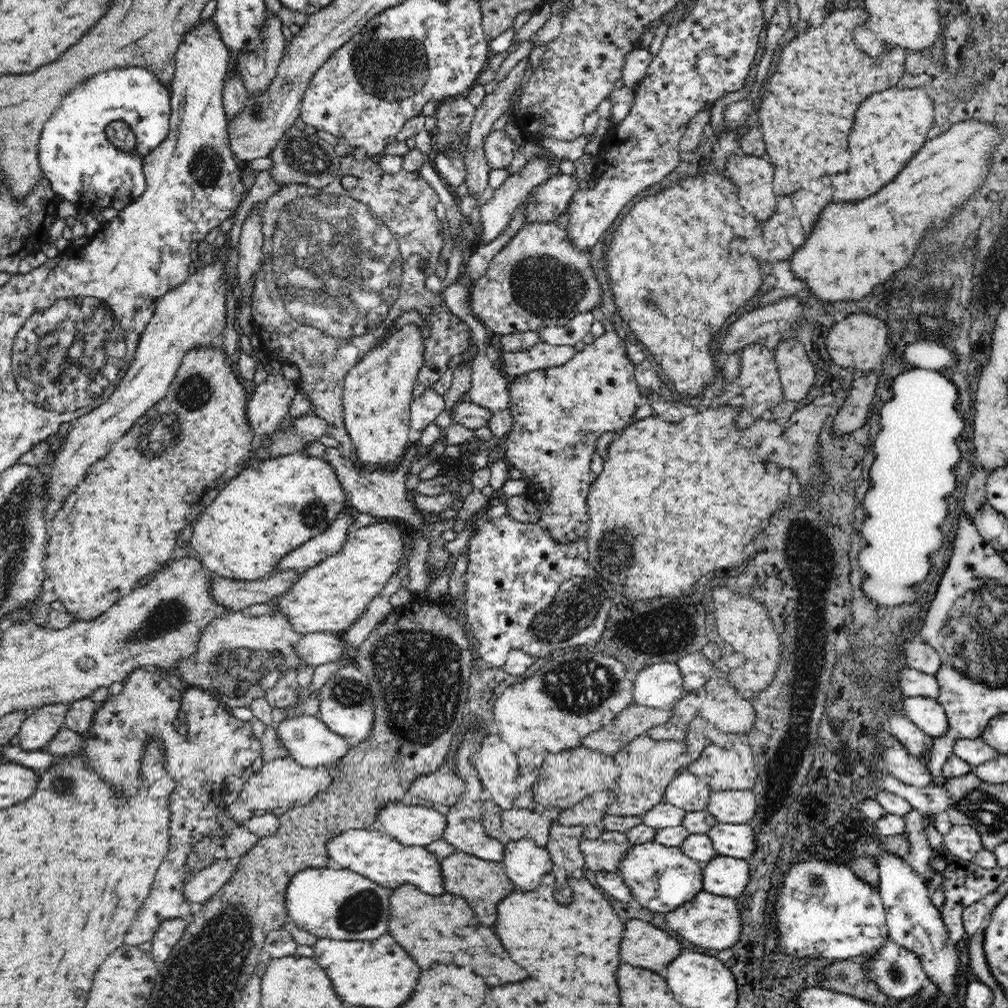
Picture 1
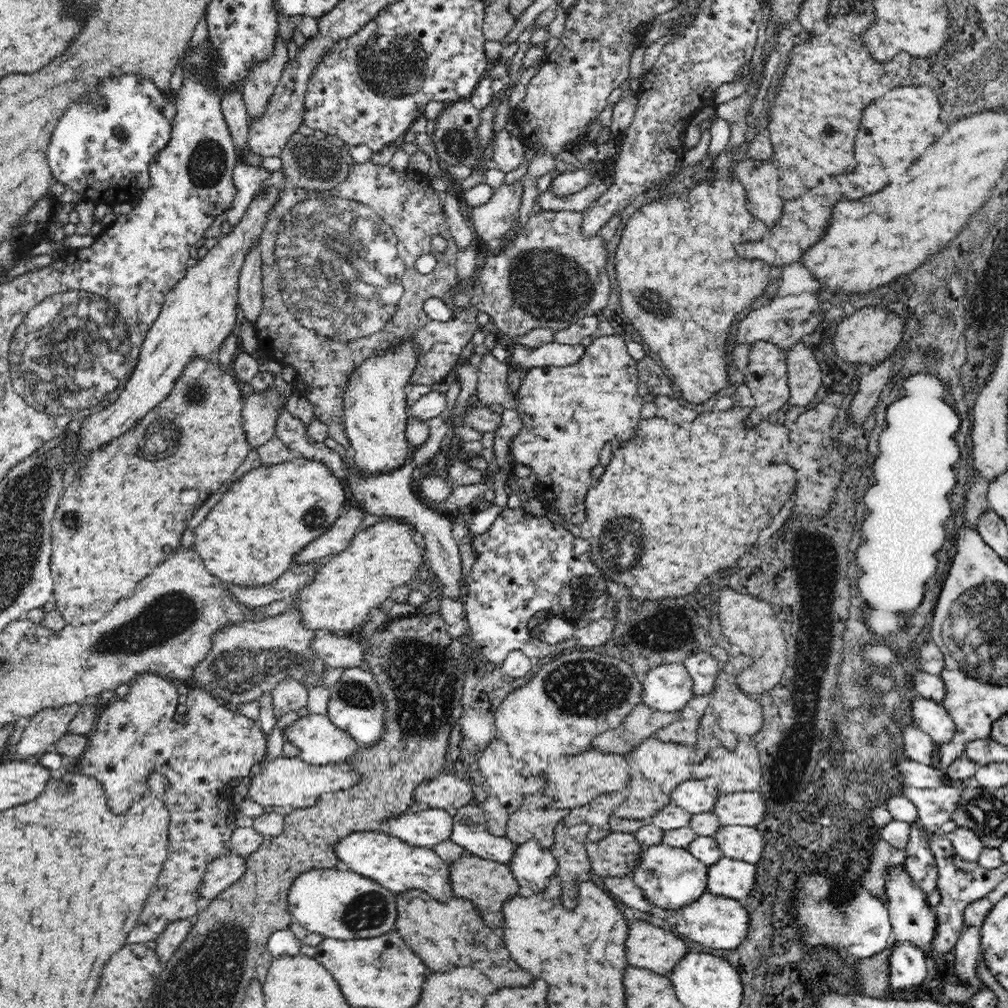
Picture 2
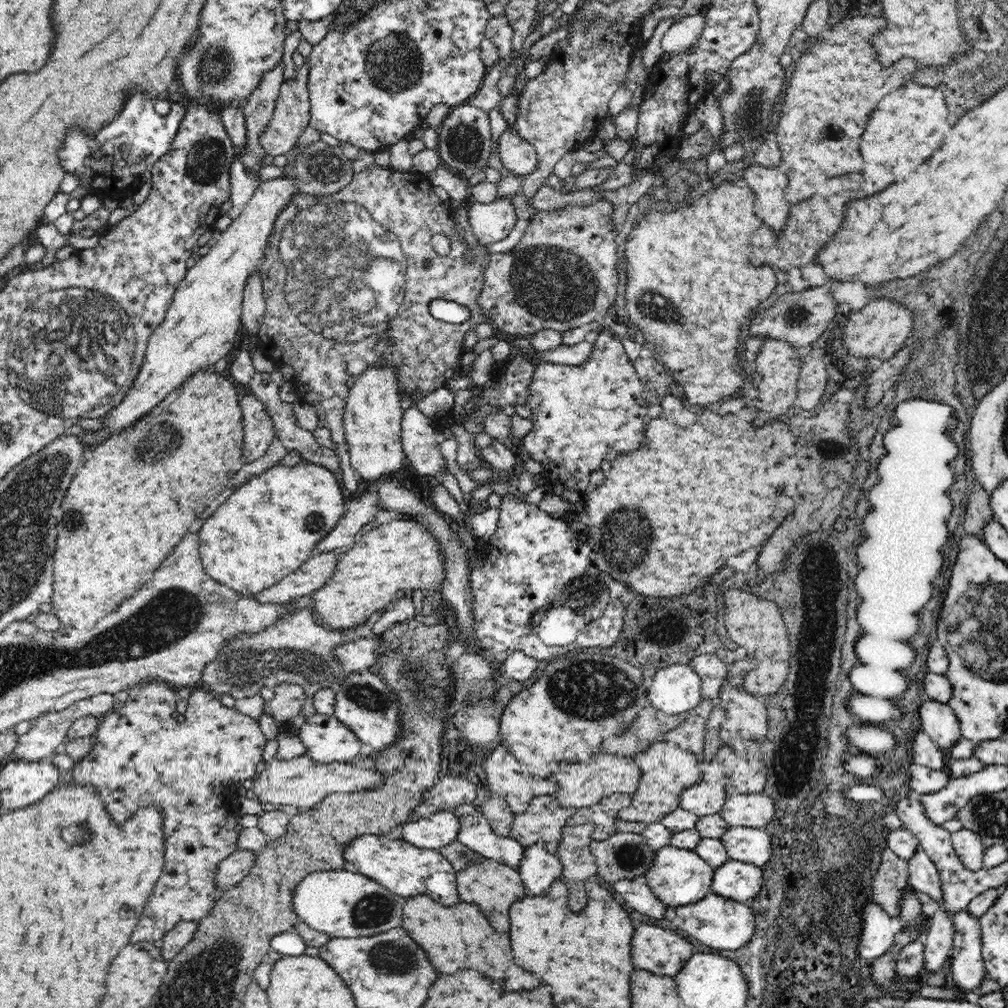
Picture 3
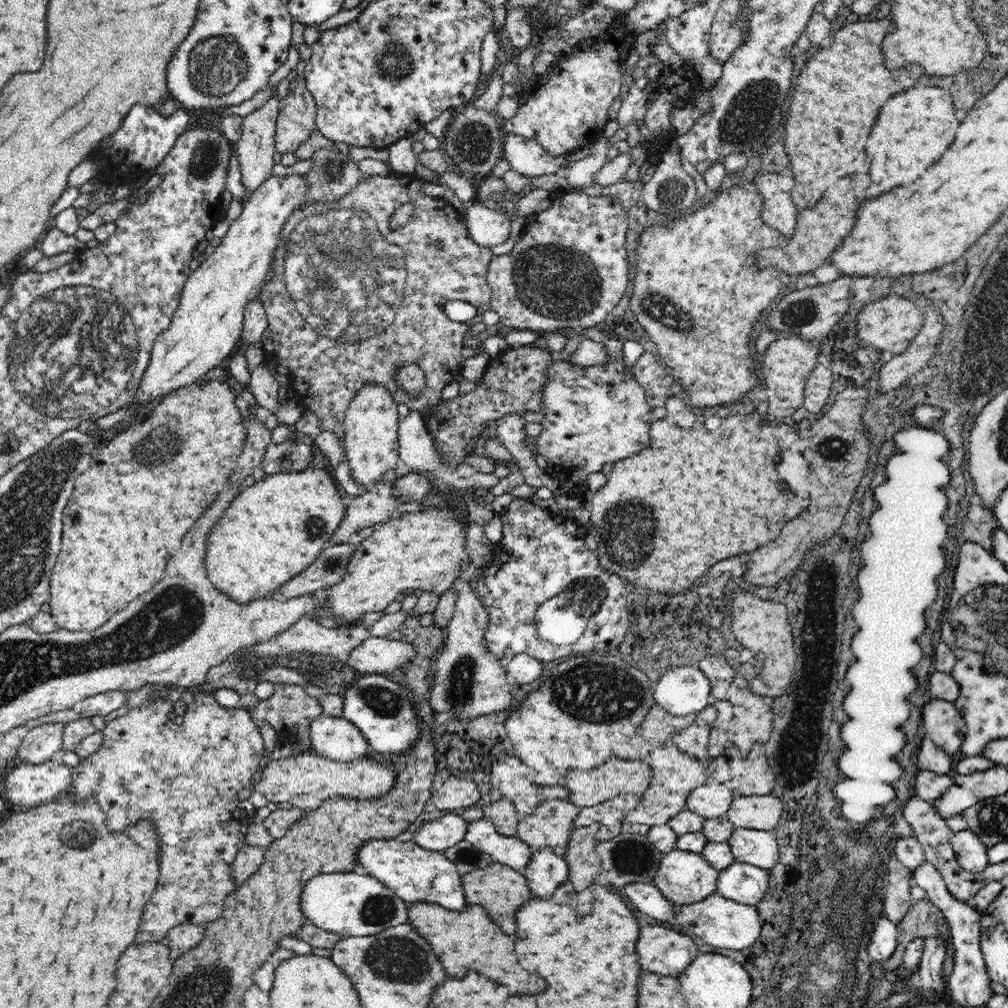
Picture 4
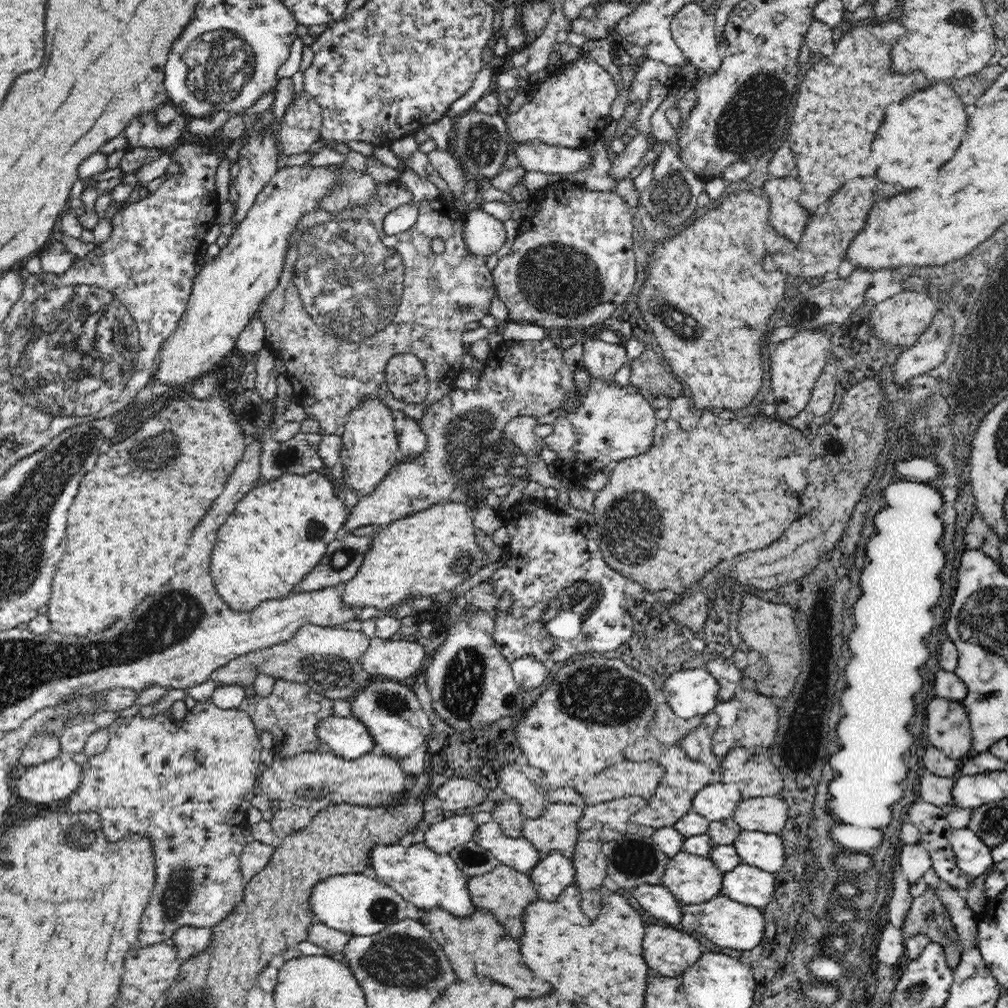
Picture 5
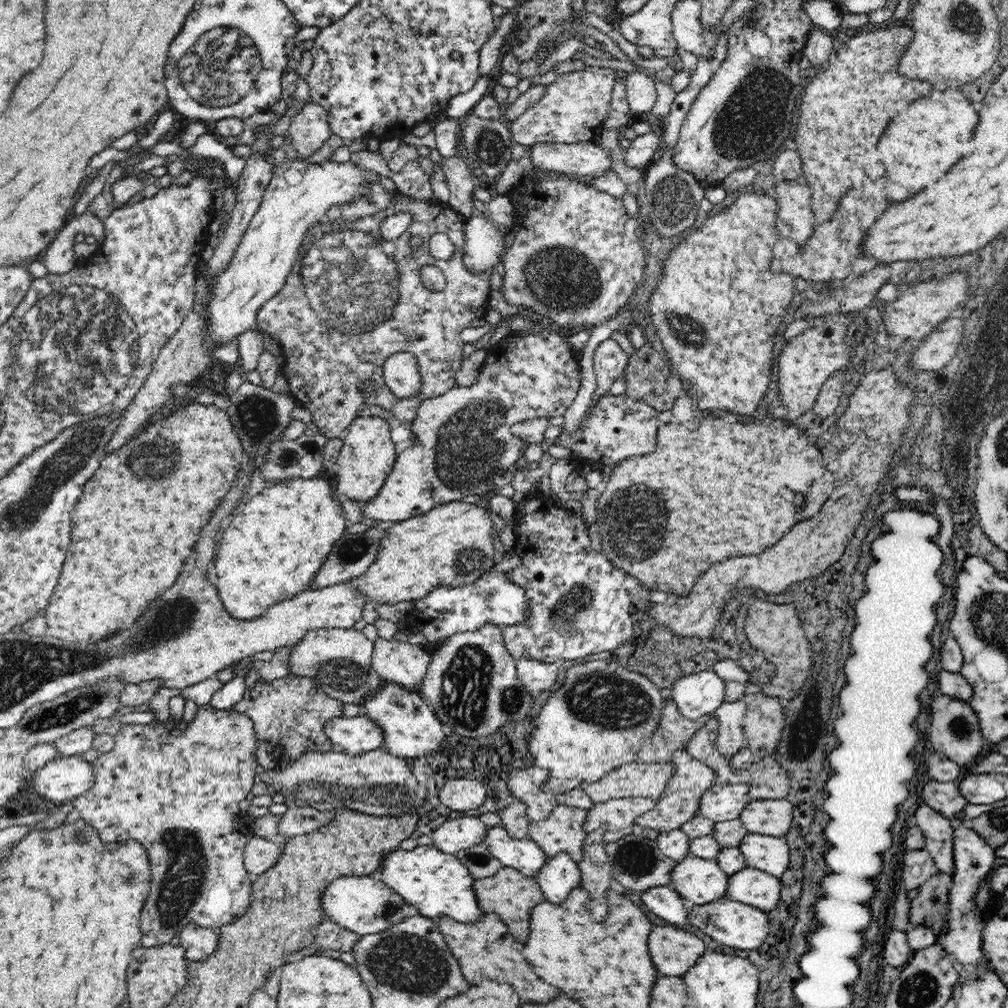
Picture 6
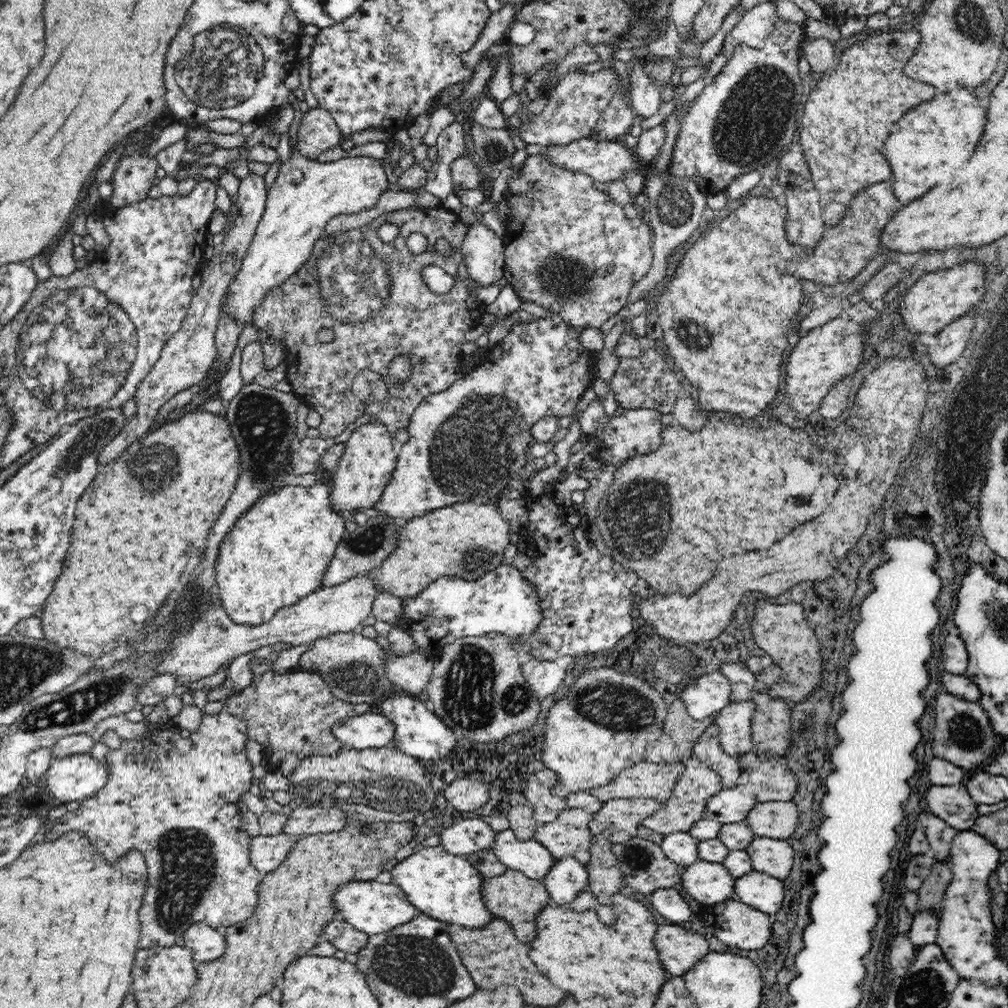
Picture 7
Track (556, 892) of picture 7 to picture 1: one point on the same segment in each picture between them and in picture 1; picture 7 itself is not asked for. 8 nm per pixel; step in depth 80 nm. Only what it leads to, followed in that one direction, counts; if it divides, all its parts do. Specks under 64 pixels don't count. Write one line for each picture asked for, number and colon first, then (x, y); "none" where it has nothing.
1: (526, 863)
2: (532, 865)
3: (539, 868)
4: (546, 870)
5: (554, 872)
6: (560, 875)

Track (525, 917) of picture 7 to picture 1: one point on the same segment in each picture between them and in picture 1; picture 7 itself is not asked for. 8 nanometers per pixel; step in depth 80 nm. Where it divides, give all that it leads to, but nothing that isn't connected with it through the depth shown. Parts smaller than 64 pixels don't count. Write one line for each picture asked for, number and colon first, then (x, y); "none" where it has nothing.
1: (483, 883)
2: (488, 884)
3: (494, 887)
4: (501, 890)
5: (505, 892)
6: (509, 893)

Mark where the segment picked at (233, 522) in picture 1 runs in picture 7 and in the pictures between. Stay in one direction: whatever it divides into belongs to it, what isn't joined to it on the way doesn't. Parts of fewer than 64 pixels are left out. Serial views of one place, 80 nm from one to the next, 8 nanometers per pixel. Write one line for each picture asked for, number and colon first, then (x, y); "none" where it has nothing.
2: (251, 536)
3: (268, 528)
4: (275, 529)
5: (280, 531)
6: (272, 550)
7: (277, 553)

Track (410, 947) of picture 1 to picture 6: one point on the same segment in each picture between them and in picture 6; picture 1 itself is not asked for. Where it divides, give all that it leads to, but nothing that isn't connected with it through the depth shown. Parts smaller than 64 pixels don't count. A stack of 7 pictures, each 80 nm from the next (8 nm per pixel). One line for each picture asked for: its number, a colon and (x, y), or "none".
2: (448, 933)
3: (458, 937)
4: (469, 940)
5: (478, 944)
6: (486, 948)

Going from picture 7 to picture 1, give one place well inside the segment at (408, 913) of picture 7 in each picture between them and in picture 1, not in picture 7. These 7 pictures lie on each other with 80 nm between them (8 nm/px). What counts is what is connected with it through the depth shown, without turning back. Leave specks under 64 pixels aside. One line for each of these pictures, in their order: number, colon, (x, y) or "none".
1: (340, 905)
2: (334, 903)
3: (342, 904)
4: (346, 903)
5: (353, 903)
6: (361, 904)

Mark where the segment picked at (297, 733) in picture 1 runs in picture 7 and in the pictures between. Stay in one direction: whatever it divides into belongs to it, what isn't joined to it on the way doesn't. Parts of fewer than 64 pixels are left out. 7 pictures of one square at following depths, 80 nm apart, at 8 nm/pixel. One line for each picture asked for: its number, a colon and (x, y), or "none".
2: (320, 742)
3: (327, 740)
4: (337, 739)
5: (348, 738)
6: (353, 736)
7: (360, 732)

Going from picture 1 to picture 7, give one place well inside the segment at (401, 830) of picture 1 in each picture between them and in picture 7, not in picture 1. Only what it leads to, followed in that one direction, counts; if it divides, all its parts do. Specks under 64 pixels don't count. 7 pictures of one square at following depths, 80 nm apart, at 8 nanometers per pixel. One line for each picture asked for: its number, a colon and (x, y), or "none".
2: (426, 828)
3: (438, 830)
4: (436, 836)
5: (441, 837)
6: (454, 835)
7: (466, 836)

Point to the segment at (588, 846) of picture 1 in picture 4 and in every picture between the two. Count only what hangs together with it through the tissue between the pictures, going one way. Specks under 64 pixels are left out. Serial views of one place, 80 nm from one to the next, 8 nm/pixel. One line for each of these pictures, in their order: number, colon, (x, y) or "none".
2: (617, 854)
3: (624, 856)
4: (628, 858)

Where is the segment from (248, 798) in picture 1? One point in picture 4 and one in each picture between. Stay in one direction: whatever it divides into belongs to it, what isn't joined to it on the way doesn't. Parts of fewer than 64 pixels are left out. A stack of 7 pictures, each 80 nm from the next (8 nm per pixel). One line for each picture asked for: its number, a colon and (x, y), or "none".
2: (282, 782)
3: (301, 782)
4: (307, 780)

